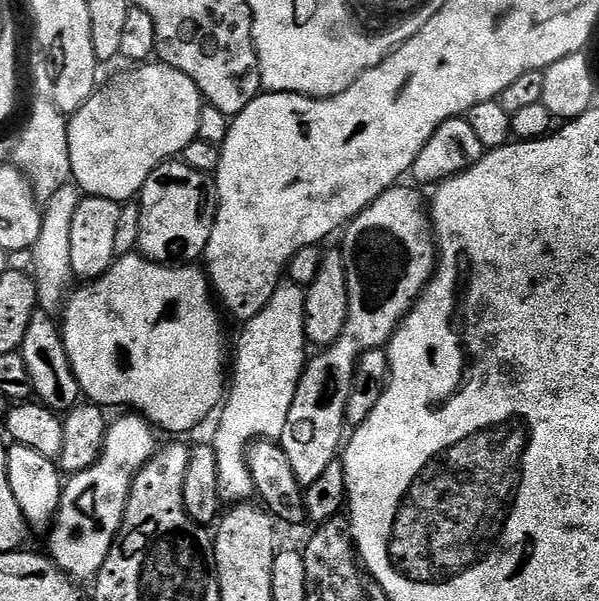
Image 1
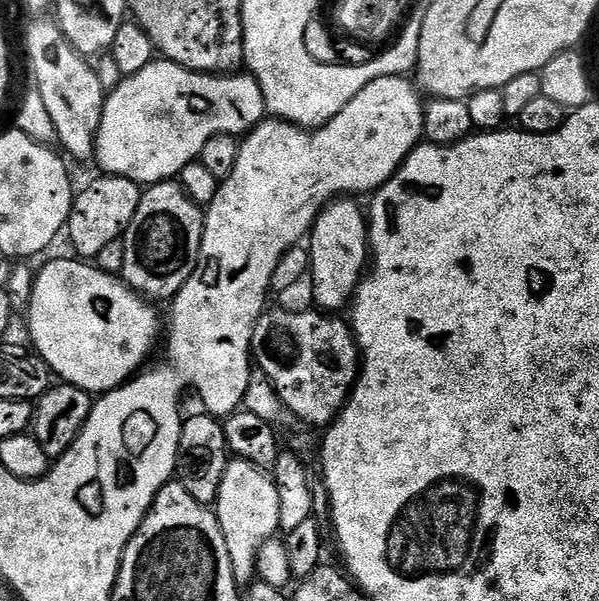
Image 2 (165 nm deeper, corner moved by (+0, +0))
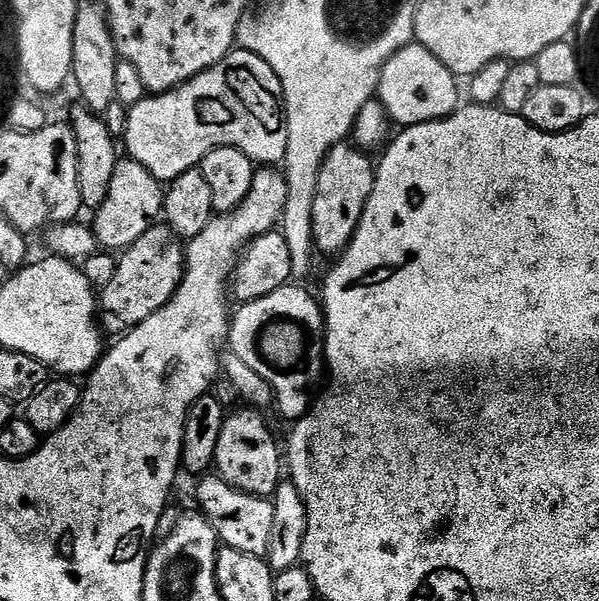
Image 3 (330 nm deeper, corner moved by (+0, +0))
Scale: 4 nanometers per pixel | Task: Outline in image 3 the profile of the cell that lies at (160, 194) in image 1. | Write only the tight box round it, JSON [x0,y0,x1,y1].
[82,222,186,334]

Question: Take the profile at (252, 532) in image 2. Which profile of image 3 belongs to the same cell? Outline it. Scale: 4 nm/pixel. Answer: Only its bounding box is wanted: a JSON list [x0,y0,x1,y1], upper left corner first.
[215,408,282,498]

